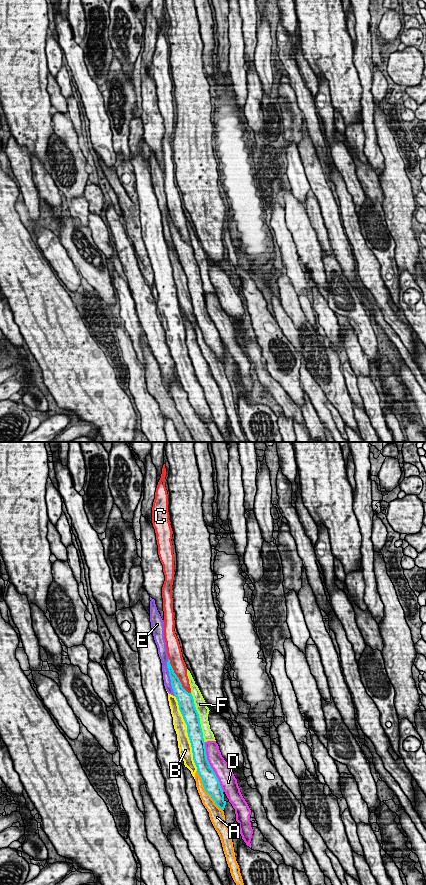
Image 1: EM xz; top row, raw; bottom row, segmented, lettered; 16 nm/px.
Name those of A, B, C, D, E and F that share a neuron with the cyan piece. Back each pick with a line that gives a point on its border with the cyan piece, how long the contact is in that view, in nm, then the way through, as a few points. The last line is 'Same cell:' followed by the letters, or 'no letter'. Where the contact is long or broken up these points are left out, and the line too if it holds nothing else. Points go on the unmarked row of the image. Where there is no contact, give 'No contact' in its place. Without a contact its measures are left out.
E: Touches cyan at xz (170, 229). Shared border 600 nm
Same cell: E

